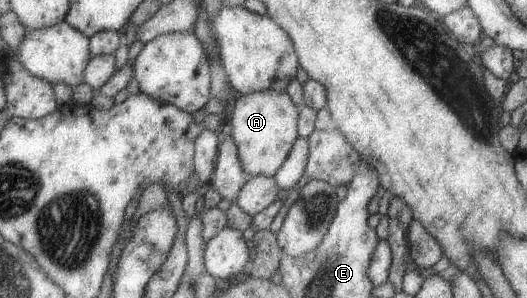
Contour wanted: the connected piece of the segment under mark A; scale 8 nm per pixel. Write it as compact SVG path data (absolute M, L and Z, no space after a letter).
M263 90L237 99L227 127L238 145L245 171L252 176L275 177L299 141L299 120L299 108L285 91Z

